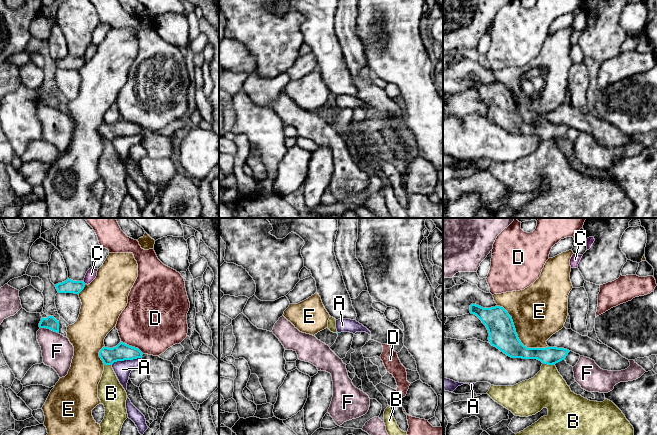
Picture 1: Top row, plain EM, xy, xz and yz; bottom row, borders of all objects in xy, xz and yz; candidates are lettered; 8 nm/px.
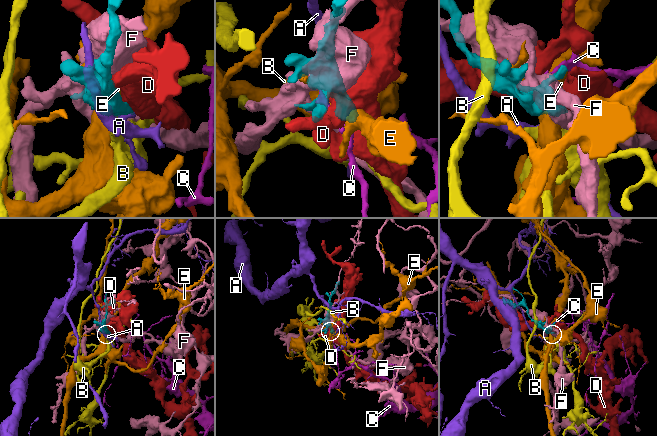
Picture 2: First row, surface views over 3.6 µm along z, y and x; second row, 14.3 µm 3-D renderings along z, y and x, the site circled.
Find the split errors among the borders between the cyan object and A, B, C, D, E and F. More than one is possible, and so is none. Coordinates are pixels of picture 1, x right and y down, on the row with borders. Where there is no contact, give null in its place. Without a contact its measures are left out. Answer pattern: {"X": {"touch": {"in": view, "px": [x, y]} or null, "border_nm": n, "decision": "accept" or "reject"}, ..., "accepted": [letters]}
{"A": {"touch": {"in": "xy", "px": [126, 359]}, "border_nm": 260, "decision": "reject"}, "B": {"touch": {"in": "yz", "px": [549, 364]}, "border_nm": 100, "decision": "reject"}, "C": {"touch": {"in": "xy", "px": [83, 282]}, "border_nm": 40, "decision": "reject"}, "D": {"touch": {"in": "xy", "px": [131, 346]}, "border_nm": 200, "decision": "reject"}, "E": {"touch": {"in": "yz", "px": [517, 336]}, "border_nm": 550, "decision": "reject"}, "F": {"touch": {"in": "xy", "px": [49, 328]}, "border_nm": 150, "decision": "reject"}, "accepted": []}

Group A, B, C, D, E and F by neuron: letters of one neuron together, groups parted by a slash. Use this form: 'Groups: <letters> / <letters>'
Groups: A / B / C / D / E / F

